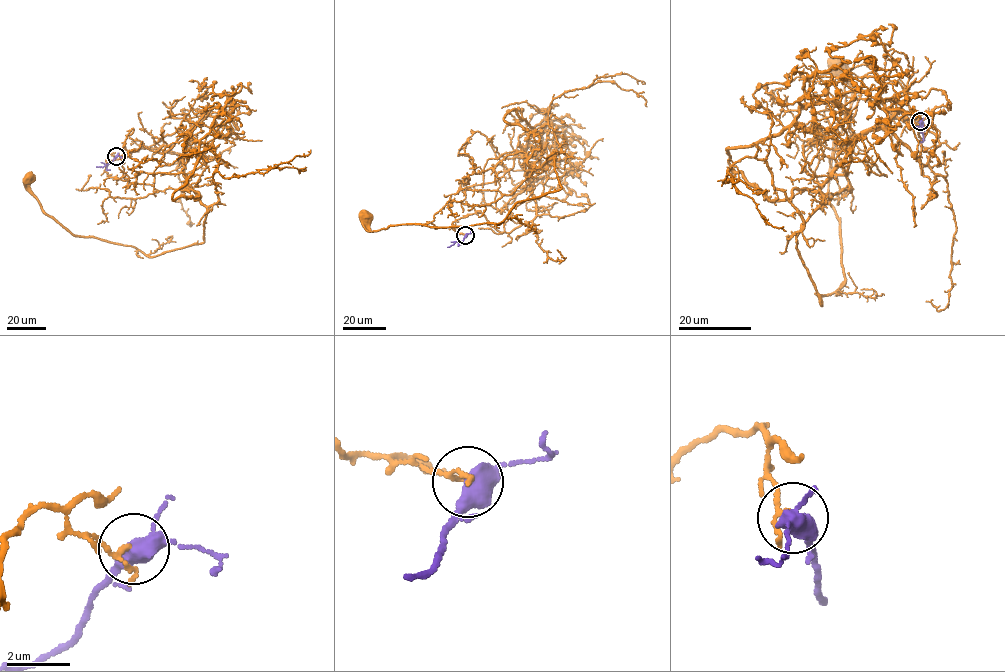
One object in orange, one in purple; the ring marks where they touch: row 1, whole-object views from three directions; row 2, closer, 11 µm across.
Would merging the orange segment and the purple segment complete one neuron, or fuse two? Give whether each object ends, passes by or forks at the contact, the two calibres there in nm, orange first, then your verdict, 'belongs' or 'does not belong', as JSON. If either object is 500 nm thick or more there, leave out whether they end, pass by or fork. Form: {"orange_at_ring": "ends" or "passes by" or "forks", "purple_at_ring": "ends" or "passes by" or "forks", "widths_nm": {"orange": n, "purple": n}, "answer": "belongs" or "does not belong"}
{"orange_at_ring": "passes by", "purple_at_ring": "forks", "widths_nm": {"orange": 110, "purple": 460}, "answer": "does not belong"}

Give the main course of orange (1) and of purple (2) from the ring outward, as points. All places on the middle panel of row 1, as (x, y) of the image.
1: (465, 235), (532, 220), (525, 175), (553, 157), (562, 187), (498, 224), (365, 216)
2: (465, 235), (462, 241), (447, 247)

